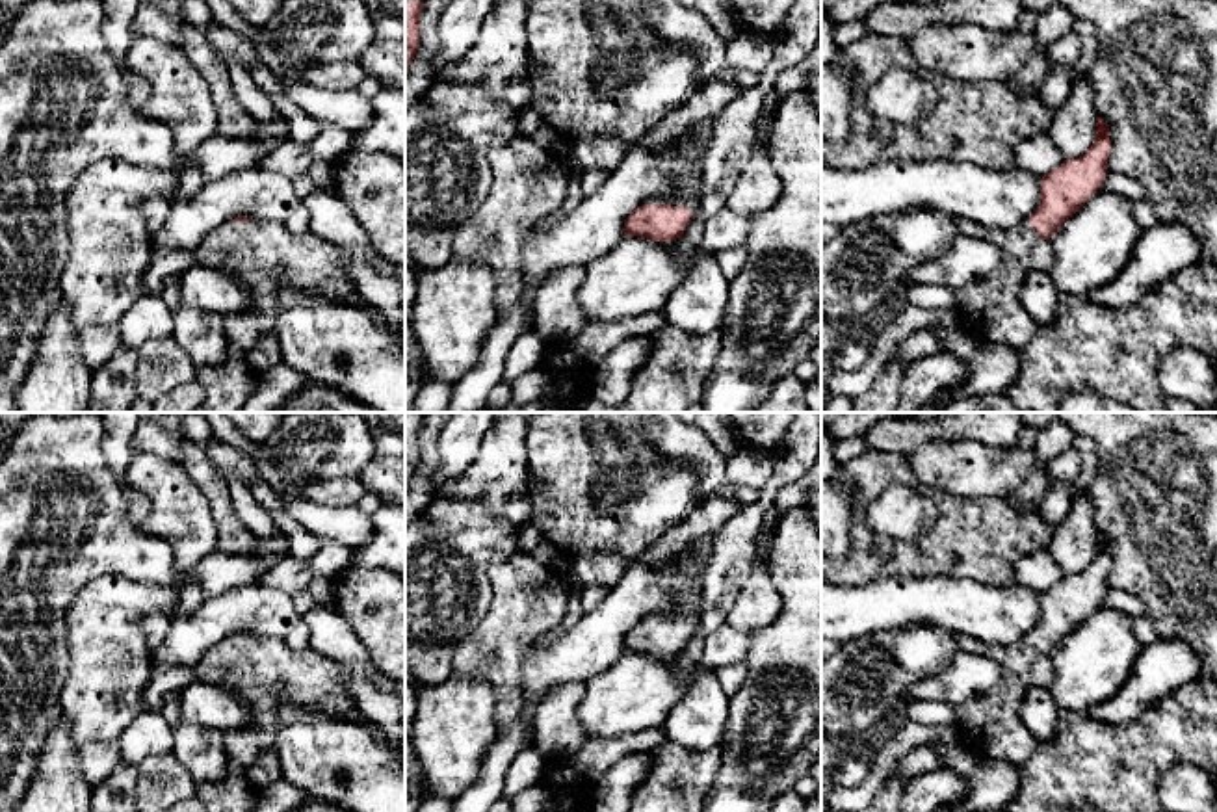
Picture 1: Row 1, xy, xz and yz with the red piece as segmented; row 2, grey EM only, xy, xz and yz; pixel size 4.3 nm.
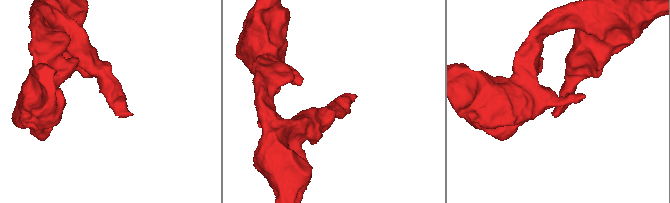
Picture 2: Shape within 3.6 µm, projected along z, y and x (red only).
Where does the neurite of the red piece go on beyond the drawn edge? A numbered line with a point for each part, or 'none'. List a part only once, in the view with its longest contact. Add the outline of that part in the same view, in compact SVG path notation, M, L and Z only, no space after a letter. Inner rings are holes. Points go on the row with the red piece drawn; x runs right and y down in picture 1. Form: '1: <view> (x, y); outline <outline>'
1: xz (684, 199); outline M686 191L648 197L648 199L645 199L639 206L643 206L643 204L671 204L671 206L689 208L691 212L695 210L695 208L693 208L693 199L691 199L691 195L686 193Z

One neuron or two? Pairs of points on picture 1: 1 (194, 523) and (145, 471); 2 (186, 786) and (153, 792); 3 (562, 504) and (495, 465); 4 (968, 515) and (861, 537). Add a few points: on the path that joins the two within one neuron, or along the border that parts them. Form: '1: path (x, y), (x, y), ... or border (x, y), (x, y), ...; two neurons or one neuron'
1: path (181, 510), (157, 484); one neuron
2: path (179, 786), (160, 786); one neuron
3: border (524, 437), (528, 523); two neurons
4: path (939, 545), (928, 556), (877, 554); one neuron

